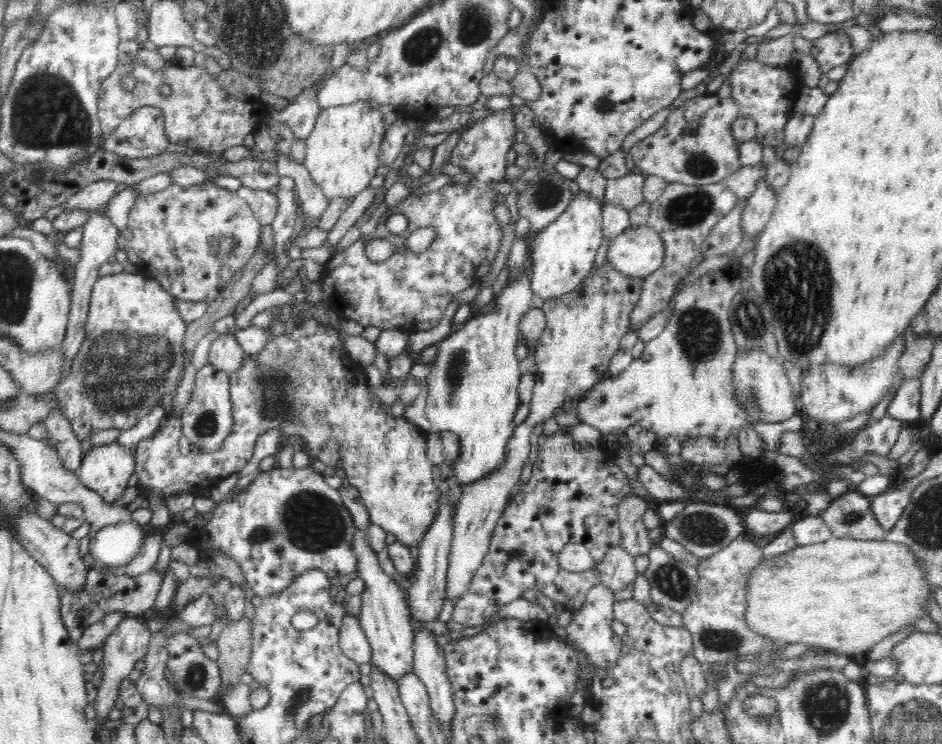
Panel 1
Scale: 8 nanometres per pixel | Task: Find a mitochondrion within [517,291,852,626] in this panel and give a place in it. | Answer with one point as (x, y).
(698, 333)

